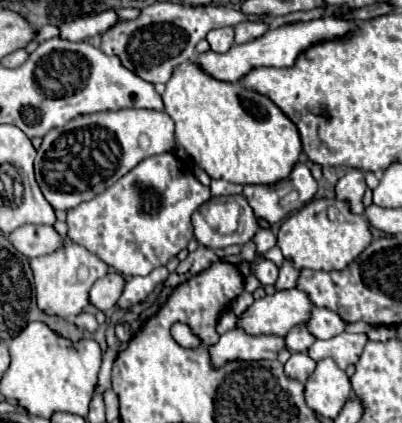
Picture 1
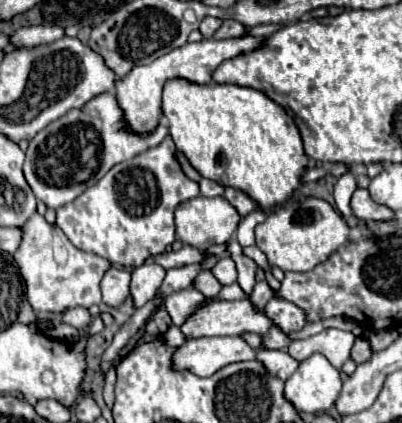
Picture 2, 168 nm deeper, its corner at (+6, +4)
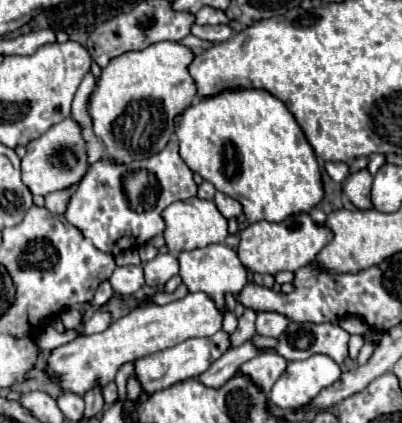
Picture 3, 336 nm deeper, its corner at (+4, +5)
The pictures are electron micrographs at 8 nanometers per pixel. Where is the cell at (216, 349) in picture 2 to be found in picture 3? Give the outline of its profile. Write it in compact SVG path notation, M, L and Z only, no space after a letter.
M218 331L218 333L210 335L210 337L188 339L188 341L182 341L180 345L174 345L170 349L154 353L152 357L142 357L140 361L134 361L134 377L140 381L142 397L148 397L148 395L152 395L156 391L172 387L172 385L176 385L176 383L180 383L184 379L198 377L200 373L204 373L204 369L208 369L212 365L212 361L216 361L228 349L230 349L228 333Z

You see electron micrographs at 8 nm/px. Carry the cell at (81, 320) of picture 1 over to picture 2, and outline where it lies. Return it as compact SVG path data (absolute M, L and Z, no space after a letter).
M72 308L72 310L62 314L62 322L70 324L70 326L74 326L78 330L84 330L84 328L90 326L92 316L90 316L90 312L86 308Z

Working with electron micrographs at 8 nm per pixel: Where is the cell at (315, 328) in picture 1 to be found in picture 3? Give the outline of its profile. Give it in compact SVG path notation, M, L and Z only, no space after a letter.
M258 313L256 315L256 333L266 337L280 337L288 327L288 319L280 317L280 313Z

